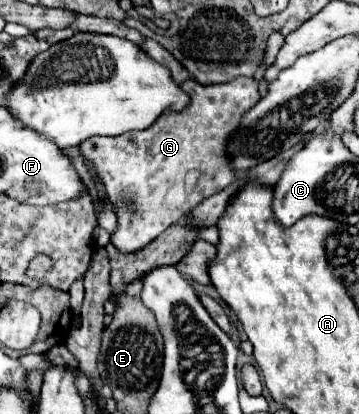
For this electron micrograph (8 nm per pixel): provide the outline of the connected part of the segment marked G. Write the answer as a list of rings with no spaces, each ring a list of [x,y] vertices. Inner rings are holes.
[[[237,78],[229,84],[217,84],[217,86],[199,86],[193,80],[185,80],[181,88],[189,94],[191,104],[175,114],[163,114],[149,130],[139,132],[127,132],[121,136],[93,136],[85,142],[81,142],[81,154],[87,162],[93,164],[97,176],[101,178],[107,196],[111,204],[117,210],[117,232],[111,236],[111,242],[121,252],[137,252],[149,242],[153,242],[163,230],[167,230],[171,224],[181,220],[193,206],[201,204],[205,198],[221,192],[237,174],[229,166],[229,158],[225,154],[227,138],[237,130],[241,116],[261,98],[259,84],[255,78]],[[123,196],[129,196],[137,200],[137,210],[125,210]]]

